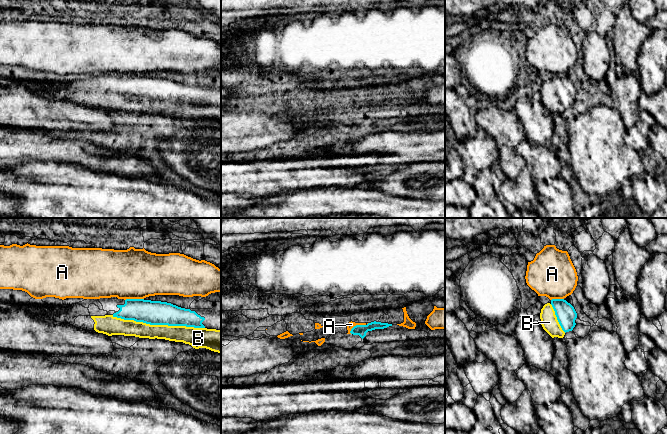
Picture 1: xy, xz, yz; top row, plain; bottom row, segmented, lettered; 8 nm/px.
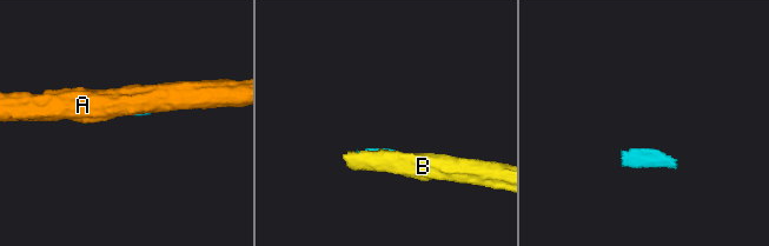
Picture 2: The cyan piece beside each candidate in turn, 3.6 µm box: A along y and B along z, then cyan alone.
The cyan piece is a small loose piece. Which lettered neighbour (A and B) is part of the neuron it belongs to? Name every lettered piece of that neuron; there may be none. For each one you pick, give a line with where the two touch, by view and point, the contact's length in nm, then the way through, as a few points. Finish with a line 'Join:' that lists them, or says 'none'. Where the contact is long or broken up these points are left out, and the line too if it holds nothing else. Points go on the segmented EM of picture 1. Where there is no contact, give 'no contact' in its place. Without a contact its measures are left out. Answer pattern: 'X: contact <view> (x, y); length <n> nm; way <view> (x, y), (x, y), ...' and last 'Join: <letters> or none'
B: contact xy (158, 324); length 750 nm
Join: B

